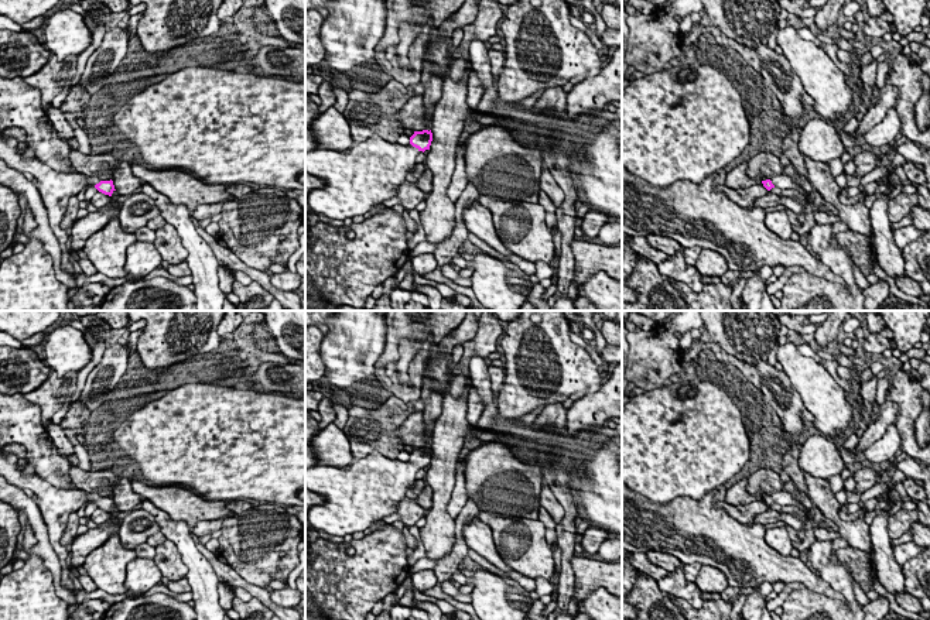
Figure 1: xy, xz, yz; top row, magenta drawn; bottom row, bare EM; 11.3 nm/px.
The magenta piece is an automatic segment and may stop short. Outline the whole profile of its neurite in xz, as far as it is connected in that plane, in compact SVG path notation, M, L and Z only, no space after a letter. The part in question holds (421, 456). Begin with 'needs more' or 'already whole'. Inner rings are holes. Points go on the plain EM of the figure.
needs more | M431 446L414 448L408 462L372 451L355 459L349 470L325 465L305 469L305 486L325 499L307 513L311 530L345 537L370 528L375 521L396 513L394 507L406 499L417 470L430 466L431 458Z

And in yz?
needs more | M786 489L782 491L773 493L772 496L762 497L763 503L770 507L772 504L779 506L794 506L801 511L808 511L804 506L801 506Z

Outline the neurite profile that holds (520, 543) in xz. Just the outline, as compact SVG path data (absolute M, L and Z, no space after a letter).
M479 511L478 518L492 530L498 554L513 571L536 579L550 579L555 565L540 520L502 517Z

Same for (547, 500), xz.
M544 482L540 493L540 506L547 510L555 524L560 524L565 517L565 510L561 503L555 499L550 486Z

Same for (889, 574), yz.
M895 486L889 487L885 499L888 501L888 507L878 511L869 525L869 534L872 549L875 552L876 578L889 593L896 596L897 593L903 593L906 589L902 569L903 566L900 566L893 556L893 547L888 532L888 513L896 503L888 497L892 490L895 490Z

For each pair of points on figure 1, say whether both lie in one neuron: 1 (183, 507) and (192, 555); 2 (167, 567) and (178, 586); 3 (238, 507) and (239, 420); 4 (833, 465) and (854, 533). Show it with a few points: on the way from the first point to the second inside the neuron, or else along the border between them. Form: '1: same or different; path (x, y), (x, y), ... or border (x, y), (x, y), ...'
1: different; border (156, 506), (173, 519), (183, 520), (190, 528)
2: different; border (184, 576), (170, 581)
3: different; border (245, 500), (231, 502)
4: different; border (803, 471), (827, 480)

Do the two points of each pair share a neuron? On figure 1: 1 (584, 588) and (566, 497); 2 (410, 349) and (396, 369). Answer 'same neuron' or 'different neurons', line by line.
1: different neurons
2: same neuron

